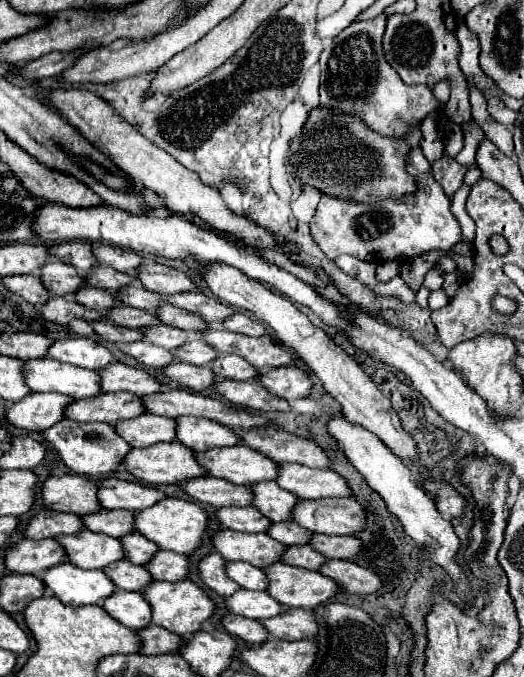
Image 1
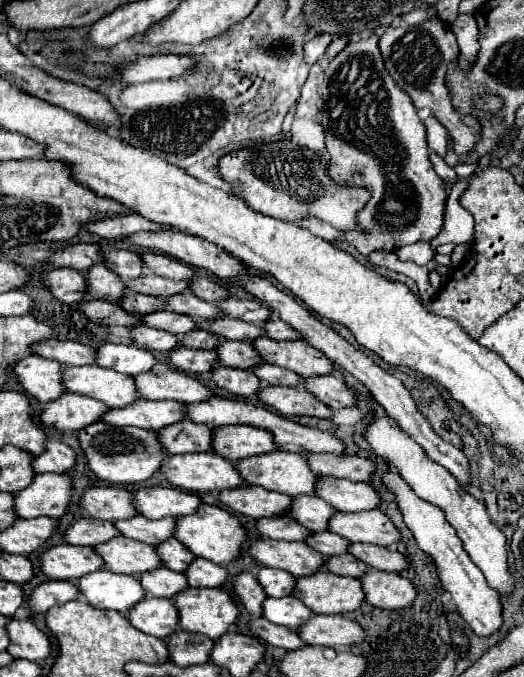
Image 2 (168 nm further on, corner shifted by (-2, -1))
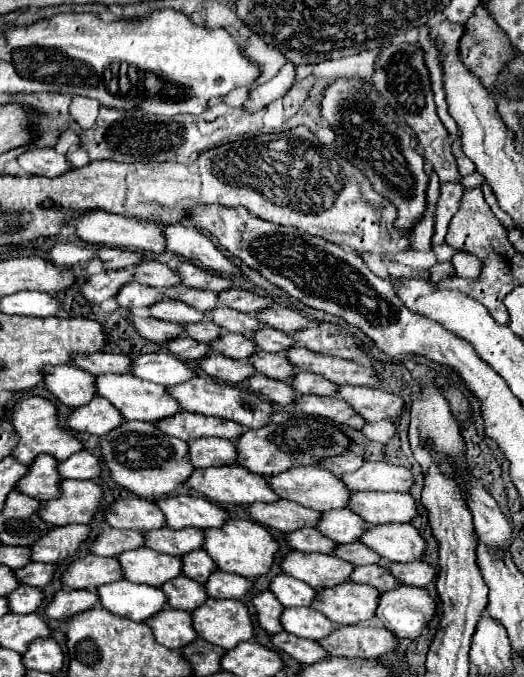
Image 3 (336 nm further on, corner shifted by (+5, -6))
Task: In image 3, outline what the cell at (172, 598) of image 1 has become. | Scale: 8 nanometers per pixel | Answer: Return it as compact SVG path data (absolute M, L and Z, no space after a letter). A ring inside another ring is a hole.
M207 598L207 602L191 610L191 620L193 630L203 640L225 650L253 638L253 624L247 606L239 600Z

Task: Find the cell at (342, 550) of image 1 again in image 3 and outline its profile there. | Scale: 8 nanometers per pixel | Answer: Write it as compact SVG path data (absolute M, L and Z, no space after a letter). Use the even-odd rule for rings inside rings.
M423 560L407 562L407 564L395 564L395 562L379 562L379 564L385 564L397 582L409 586L425 588L435 578L435 568Z

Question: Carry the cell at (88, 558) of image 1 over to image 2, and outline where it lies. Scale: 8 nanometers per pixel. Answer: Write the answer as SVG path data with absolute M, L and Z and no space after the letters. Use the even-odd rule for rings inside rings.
M116 537L108 543L94 547L102 559L104 569L112 573L128 573L128 575L142 575L146 571L162 567L162 559L154 545L128 539L128 537Z

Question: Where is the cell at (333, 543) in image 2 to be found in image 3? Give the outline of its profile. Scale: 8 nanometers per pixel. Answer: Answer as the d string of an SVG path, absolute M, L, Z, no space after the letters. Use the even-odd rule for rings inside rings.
M353 542L353 544L337 544L333 550L333 556L351 562L353 566L363 566L363 564L377 564L381 560L379 554L375 554L371 548L365 544Z

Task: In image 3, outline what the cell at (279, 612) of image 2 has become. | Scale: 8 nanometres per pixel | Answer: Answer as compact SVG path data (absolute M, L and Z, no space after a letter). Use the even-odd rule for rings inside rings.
M303 606L283 608L279 622L285 632L299 636L299 638L307 638L307 640L321 640L323 636L327 636L333 630L331 620L327 620L317 610L303 608Z

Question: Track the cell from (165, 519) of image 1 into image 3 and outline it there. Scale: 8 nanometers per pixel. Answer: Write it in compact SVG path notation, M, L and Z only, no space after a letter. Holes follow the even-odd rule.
M229 518L221 528L203 530L203 550L213 558L217 568L245 578L257 578L261 574L267 574L273 564L273 554L277 552L277 548L277 542L271 538L265 526L243 518Z

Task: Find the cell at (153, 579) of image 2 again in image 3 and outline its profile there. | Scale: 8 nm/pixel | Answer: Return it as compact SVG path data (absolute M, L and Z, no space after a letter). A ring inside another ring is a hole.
M177 576L171 582L165 582L163 586L159 586L165 596L167 596L167 604L175 610L193 610L197 608L203 600L207 600L207 594L203 592L203 586L187 576Z

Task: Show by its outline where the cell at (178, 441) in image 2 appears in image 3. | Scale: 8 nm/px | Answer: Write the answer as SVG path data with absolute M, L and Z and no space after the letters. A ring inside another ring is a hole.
M193 438L187 440L189 458L195 468L209 468L209 466L225 466L235 464L235 446L231 440L223 438Z

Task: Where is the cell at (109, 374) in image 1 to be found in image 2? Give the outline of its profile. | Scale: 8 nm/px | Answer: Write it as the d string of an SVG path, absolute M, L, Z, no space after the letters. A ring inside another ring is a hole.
M178 369L150 371L134 379L142 397L154 399L154 401L172 399L172 401L182 401L182 403L202 403L216 395L208 385L204 385L196 377L182 373Z

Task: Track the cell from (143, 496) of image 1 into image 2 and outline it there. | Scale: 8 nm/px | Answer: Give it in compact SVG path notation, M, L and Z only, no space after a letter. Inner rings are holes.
M142 487L134 491L134 505L148 519L192 515L202 505L202 499L178 487Z

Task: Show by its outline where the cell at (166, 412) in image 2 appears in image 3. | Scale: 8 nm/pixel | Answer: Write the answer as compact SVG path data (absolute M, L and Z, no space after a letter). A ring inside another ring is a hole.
M177 412L173 416L167 416L163 420L153 422L155 428L159 428L163 434L191 440L191 438L203 438L203 436L217 436L235 440L243 434L243 426L225 418L217 416L203 416L203 414L191 414L191 412Z

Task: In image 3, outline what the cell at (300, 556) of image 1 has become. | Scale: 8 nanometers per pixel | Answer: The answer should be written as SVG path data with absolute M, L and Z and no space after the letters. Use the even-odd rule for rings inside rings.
M357 566L351 576L349 576L353 582L361 582L361 584L369 584L373 588L377 588L379 592L385 592L385 590L391 590L397 586L397 580L389 574L389 570L385 570L383 566Z

